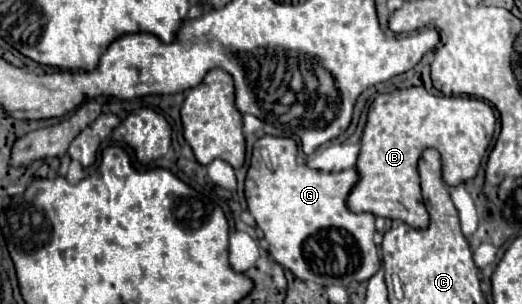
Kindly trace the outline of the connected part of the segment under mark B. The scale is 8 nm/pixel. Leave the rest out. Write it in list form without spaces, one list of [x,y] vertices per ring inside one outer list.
[[[409,87],[397,89],[393,93],[381,93],[373,99],[367,111],[367,123],[361,135],[361,153],[357,159],[357,173],[359,181],[353,185],[351,193],[347,195],[347,207],[353,213],[373,213],[377,217],[399,219],[409,227],[425,229],[429,225],[429,217],[421,199],[419,187],[419,173],[417,173],[417,159],[423,149],[435,147],[443,159],[442,177],[447,185],[461,185],[463,181],[477,175],[481,159],[493,139],[495,131],[495,115],[487,101],[475,97],[445,97],[433,95],[425,91],[425,87]]]

